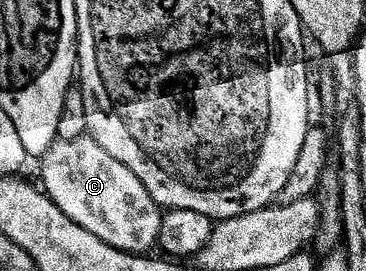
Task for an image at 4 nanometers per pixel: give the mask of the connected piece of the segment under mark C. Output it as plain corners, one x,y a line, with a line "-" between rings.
82,134
78,140
58,139
47,154
40,157
39,164
40,187
71,222
83,226
83,230
120,252
149,254
152,248
158,247
162,209
153,201
143,182
139,182
123,162
111,158
92,136

